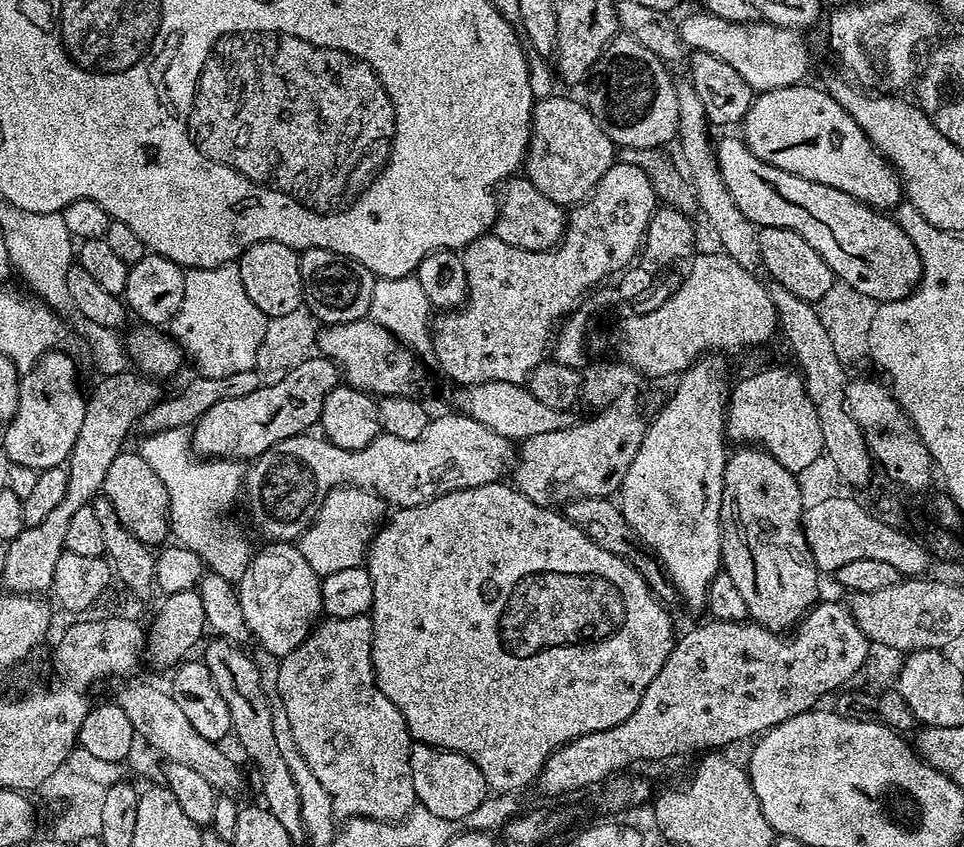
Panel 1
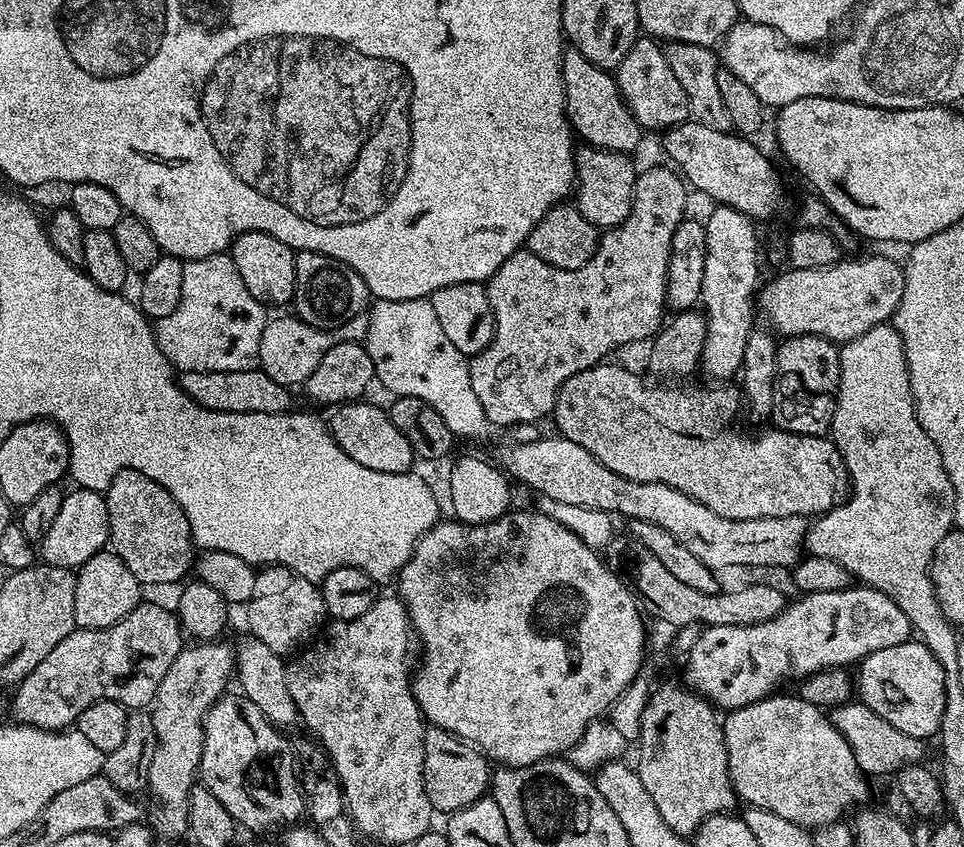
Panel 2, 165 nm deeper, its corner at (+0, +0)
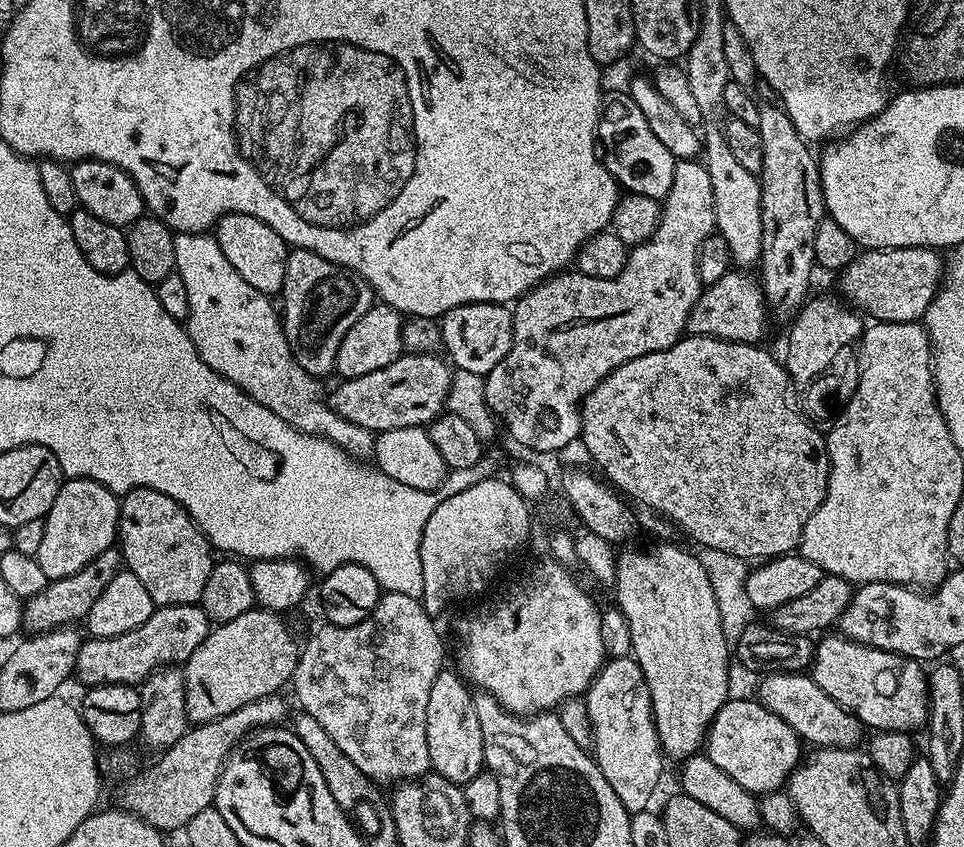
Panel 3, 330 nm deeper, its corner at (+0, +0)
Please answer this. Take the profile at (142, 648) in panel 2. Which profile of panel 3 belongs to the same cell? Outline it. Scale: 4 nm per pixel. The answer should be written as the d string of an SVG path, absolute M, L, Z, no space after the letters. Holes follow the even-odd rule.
M199 603L165 604L146 618L138 630L126 630L114 638L88 638L78 650L78 662L74 673L84 686L97 684L139 685L147 676L165 666L176 666L190 658L198 646L208 637L210 621Z

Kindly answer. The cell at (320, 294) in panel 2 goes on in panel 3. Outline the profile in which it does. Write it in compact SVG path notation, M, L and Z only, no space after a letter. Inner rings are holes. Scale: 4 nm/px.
M292 248L286 262L286 278L282 289L282 327L290 350L311 376L324 378L336 366L338 346L346 338L346 330L366 314L374 303L371 283L349 268L338 266L305 248Z

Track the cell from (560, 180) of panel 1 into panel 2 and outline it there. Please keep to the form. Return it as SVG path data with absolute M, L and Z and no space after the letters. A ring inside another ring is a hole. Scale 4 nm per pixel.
M580 146L575 149L576 183L574 185L574 207L580 211L582 218L590 222L597 230L617 228L630 214L632 199L636 193L638 168L632 165L633 157L623 152L604 152L600 148Z

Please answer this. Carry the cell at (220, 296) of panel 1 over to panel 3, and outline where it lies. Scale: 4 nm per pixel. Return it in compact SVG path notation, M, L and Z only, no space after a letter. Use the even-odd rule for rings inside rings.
M177 232L174 235L174 262L176 273L186 282L186 295L190 297L190 310L186 327L190 338L194 342L194 350L222 378L234 382L254 402L266 406L266 410L274 410L282 422L294 426L299 432L305 432L311 436L324 436L330 442L334 442L348 456L353 458L371 457L372 447L376 436L370 430L362 426L354 426L354 422L346 422L338 413L333 412L331 403L326 399L326 392L320 389L321 381L302 366L294 358L294 354L288 345L288 339L282 327L282 316L272 305L273 301L266 294L254 290L238 270L222 254L222 246L218 246L215 235L208 232Z

